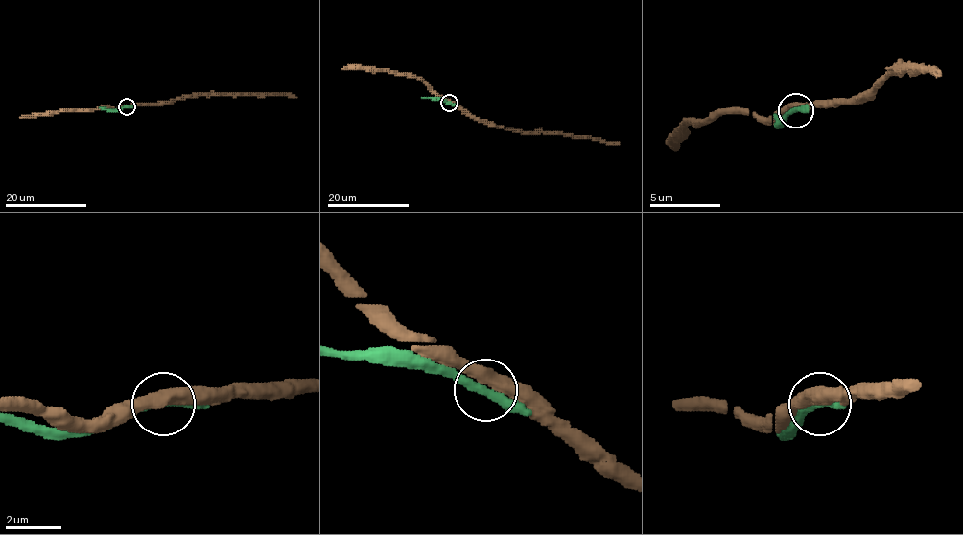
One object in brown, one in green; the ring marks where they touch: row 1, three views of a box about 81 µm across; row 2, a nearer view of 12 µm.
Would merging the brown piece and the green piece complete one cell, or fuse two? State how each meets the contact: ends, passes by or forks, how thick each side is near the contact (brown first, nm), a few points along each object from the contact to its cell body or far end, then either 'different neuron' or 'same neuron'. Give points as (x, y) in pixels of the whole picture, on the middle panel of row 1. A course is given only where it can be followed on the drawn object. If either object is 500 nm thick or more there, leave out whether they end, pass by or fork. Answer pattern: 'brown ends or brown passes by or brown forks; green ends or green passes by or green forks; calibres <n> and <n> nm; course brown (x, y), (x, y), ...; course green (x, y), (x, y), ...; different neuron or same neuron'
brown passes by; green passes by; calibres 480 and 360 nm; course brown (450, 102), (457, 103), (471, 115), (508, 128), (588, 135), (620, 144); course green (450, 103), (422, 97); different neuron

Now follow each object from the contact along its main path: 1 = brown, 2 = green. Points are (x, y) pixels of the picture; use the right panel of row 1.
1: (792, 111), (796, 107), (849, 104), (884, 73), (895, 69), (937, 76)
2: (796, 111), (782, 122), (779, 122), (775, 115)

